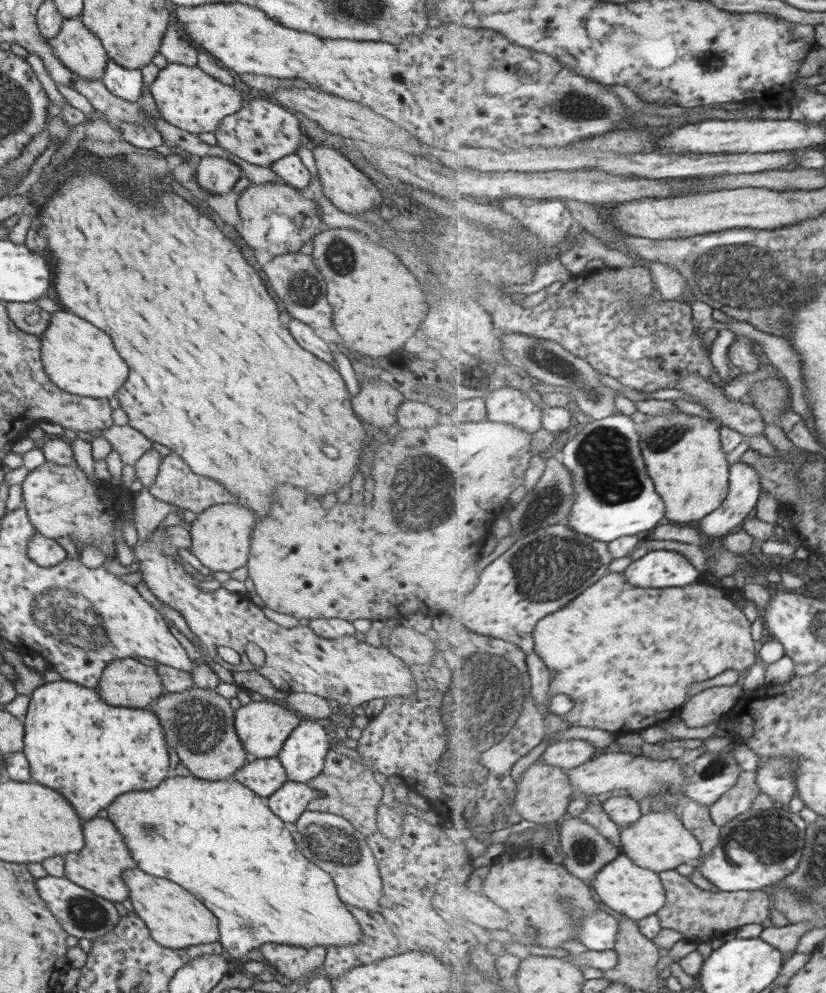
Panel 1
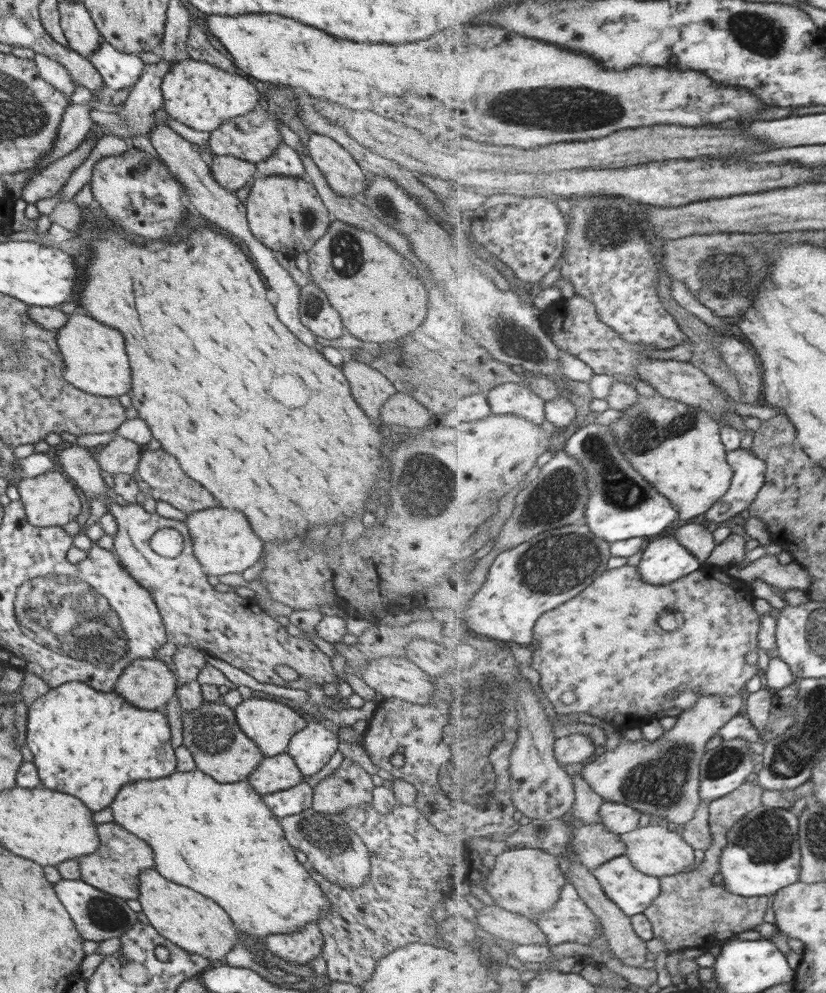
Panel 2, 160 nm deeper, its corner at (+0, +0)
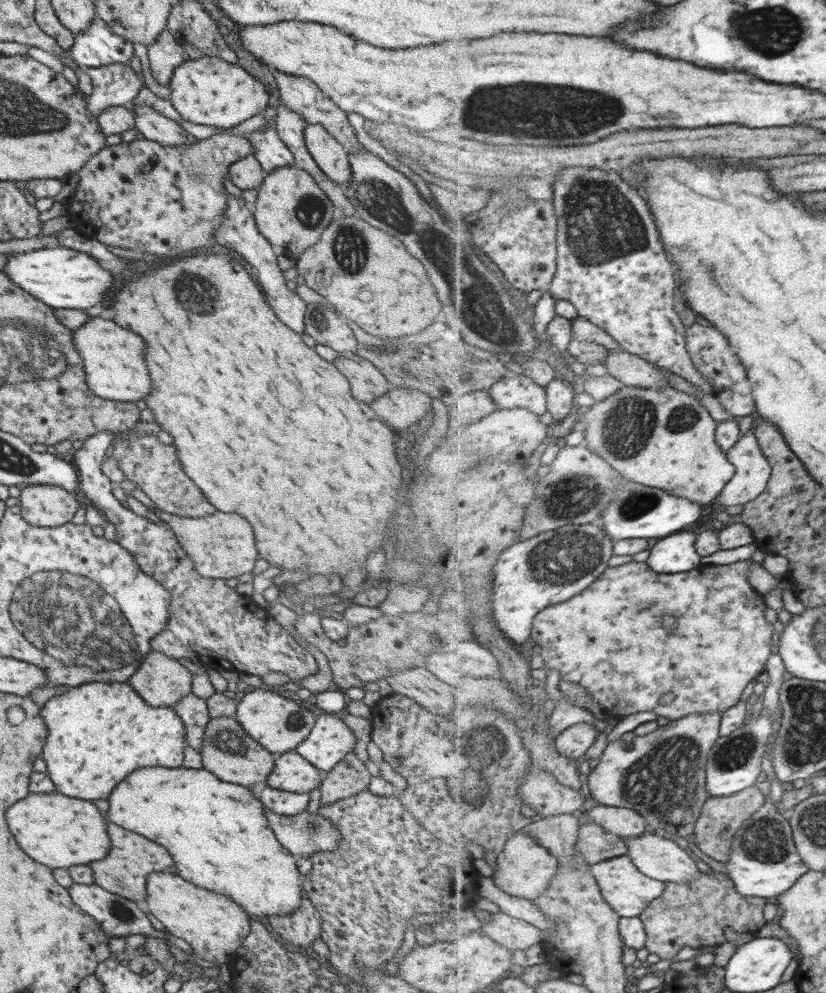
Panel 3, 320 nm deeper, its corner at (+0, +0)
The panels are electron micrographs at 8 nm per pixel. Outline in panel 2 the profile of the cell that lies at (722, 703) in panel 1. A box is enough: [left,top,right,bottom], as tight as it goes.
[580,694,745,825]

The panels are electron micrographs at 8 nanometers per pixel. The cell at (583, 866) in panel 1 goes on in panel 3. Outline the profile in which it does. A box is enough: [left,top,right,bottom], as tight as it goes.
[574,821,628,866]

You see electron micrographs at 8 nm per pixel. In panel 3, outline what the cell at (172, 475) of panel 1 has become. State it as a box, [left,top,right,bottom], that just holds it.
[111,434,216,518]

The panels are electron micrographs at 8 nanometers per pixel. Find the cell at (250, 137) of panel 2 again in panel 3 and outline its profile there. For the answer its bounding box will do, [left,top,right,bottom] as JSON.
[66,131,253,256]

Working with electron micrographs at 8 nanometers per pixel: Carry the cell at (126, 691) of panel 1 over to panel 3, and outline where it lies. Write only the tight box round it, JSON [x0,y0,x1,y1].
[127,650,191,708]

